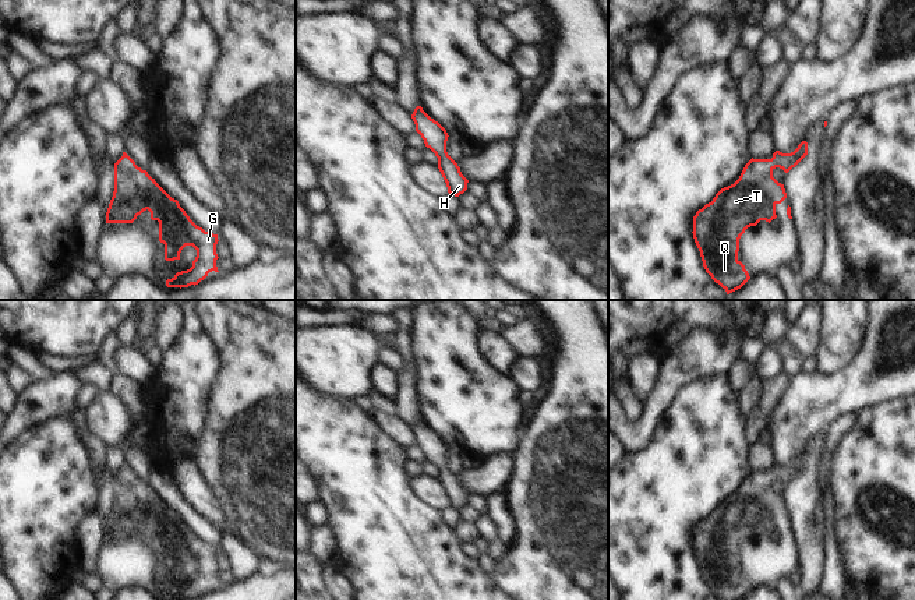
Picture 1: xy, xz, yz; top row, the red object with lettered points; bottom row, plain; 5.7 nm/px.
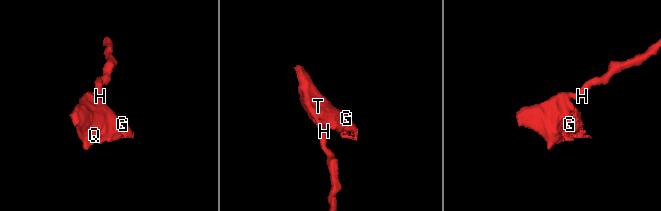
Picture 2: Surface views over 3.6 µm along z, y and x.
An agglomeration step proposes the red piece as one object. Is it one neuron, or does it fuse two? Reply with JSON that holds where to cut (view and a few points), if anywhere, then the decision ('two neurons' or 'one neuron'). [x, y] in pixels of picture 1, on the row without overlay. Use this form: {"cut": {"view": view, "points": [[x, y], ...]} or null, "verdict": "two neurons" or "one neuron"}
{"cut": null, "verdict": "one neuron"}

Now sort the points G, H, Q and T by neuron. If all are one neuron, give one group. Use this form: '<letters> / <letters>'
G H Q T

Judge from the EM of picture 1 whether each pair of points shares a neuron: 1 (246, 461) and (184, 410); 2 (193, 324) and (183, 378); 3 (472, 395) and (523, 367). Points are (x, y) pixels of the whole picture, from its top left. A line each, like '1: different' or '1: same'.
1: different
2: same
3: different

